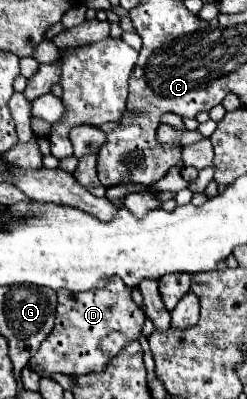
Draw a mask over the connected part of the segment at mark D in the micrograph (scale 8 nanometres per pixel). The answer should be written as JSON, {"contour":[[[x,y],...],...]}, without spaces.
{"contour":[[[112,277],[106,287],[86,291],[82,295],[60,289],[56,325],[52,333],[42,341],[34,357],[30,357],[28,365],[40,377],[48,377],[48,373],[84,375],[102,371],[128,341],[138,339],[144,319],[144,311],[132,299],[132,289],[126,289],[120,277]]]}

